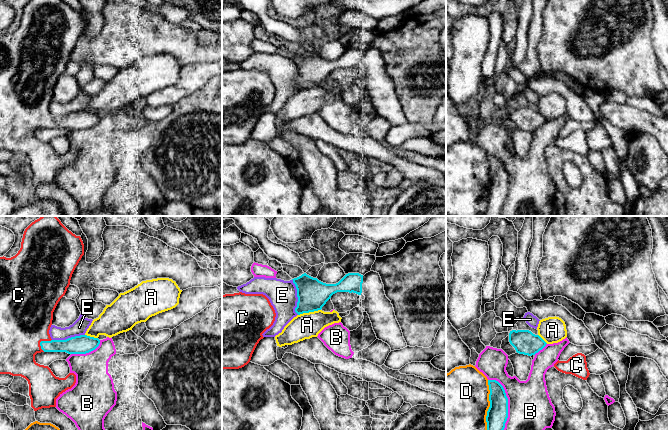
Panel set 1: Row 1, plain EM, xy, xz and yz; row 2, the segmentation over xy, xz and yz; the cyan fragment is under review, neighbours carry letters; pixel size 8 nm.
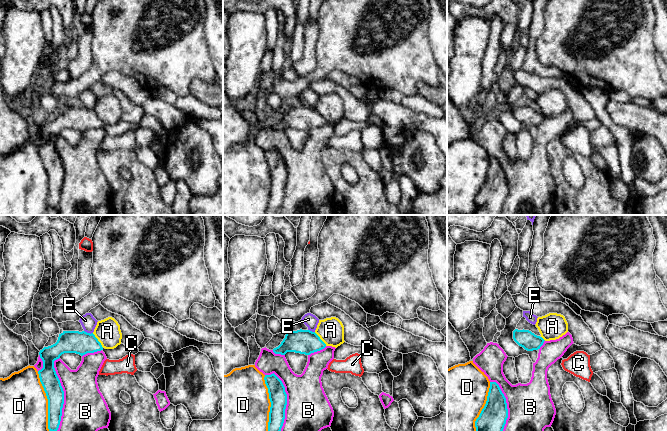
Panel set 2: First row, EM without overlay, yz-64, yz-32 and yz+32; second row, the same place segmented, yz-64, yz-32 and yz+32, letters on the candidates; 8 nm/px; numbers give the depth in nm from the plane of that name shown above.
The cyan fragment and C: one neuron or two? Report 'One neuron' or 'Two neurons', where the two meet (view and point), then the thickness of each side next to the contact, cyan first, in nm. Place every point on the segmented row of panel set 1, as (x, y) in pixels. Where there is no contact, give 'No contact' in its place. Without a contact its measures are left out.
One neuron. Touches cyan at xy (41, 341). Thickness 130 nm (cyan) against 420 nm

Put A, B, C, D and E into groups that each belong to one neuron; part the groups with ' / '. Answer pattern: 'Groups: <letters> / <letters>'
Groups: A / B / C / D / E

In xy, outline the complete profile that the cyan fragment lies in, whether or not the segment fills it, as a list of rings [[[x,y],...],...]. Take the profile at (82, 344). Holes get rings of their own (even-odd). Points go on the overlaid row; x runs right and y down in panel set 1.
[[[41,216],[25,229],[18,253],[11,258],[0,257],[0,374],[21,376],[28,381],[34,411],[56,407],[56,399],[76,383],[74,373],[65,378],[56,377],[48,366],[35,361],[35,355],[41,352],[86,354],[100,344],[98,338],[87,335],[52,340],[49,334],[53,312],[83,255],[80,236],[69,231],[56,216]]]

